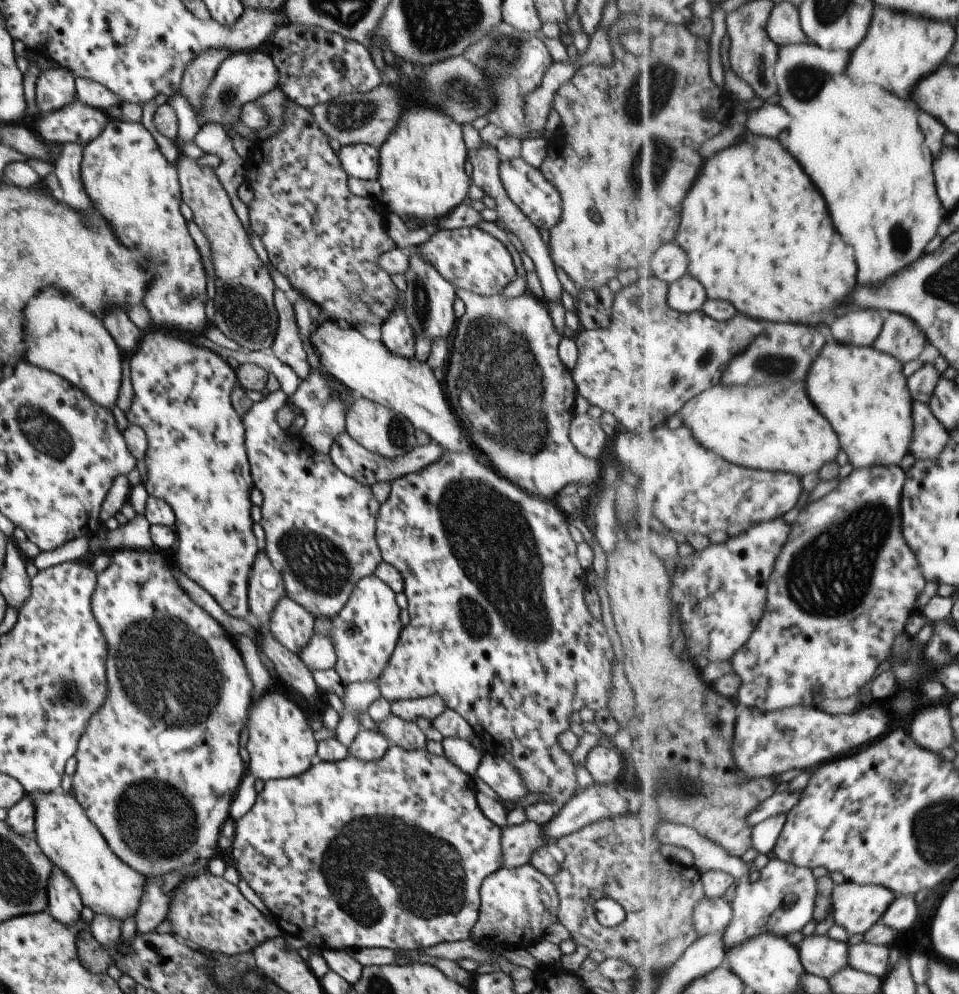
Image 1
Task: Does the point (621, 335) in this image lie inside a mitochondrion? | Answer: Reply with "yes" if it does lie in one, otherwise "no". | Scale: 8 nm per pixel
no

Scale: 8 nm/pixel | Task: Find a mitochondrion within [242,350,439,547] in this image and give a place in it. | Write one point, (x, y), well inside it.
(396, 431)

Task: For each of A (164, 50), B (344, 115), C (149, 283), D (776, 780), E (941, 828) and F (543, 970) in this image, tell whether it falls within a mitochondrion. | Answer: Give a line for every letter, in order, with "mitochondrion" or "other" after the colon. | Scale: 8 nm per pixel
A: other
B: mitochondrion
C: other
D: other
E: mitochondrion
F: other

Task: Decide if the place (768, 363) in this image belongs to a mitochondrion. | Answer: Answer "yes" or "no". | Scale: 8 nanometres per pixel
yes

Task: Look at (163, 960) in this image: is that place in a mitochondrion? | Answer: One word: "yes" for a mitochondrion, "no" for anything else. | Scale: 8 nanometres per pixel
no

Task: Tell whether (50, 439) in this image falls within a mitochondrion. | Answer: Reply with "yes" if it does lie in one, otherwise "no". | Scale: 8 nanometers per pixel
yes

